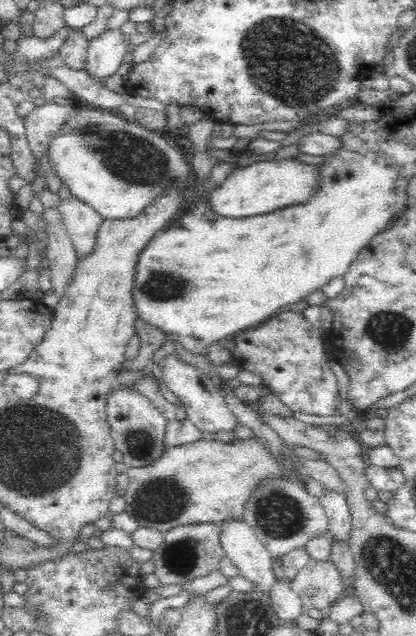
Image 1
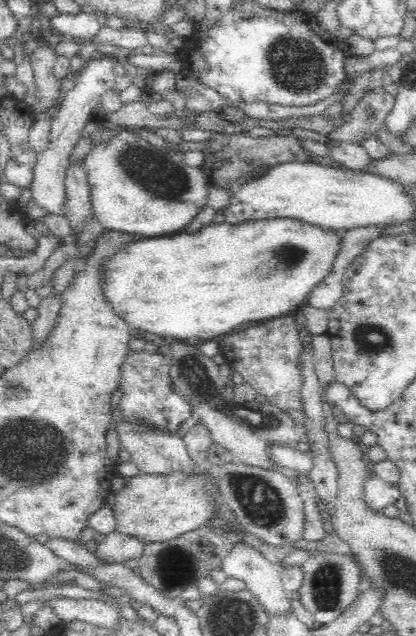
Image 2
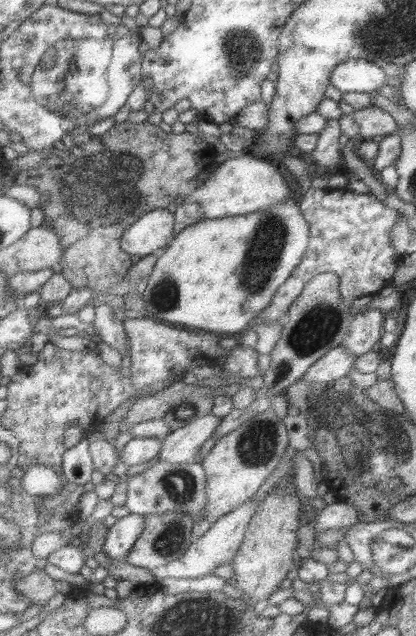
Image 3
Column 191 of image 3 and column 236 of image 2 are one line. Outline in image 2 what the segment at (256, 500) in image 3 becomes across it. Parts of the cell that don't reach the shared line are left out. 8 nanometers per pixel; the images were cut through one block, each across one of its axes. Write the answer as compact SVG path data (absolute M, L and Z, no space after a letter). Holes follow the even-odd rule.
M233 546L226 558L222 559L219 569L228 576L228 578L240 578L248 584L248 590L254 595L262 611L267 614L269 619L278 619L279 617L294 617L294 610L290 604L290 596L283 589L283 582L280 582L280 576L272 564L262 558L255 549L242 546Z

